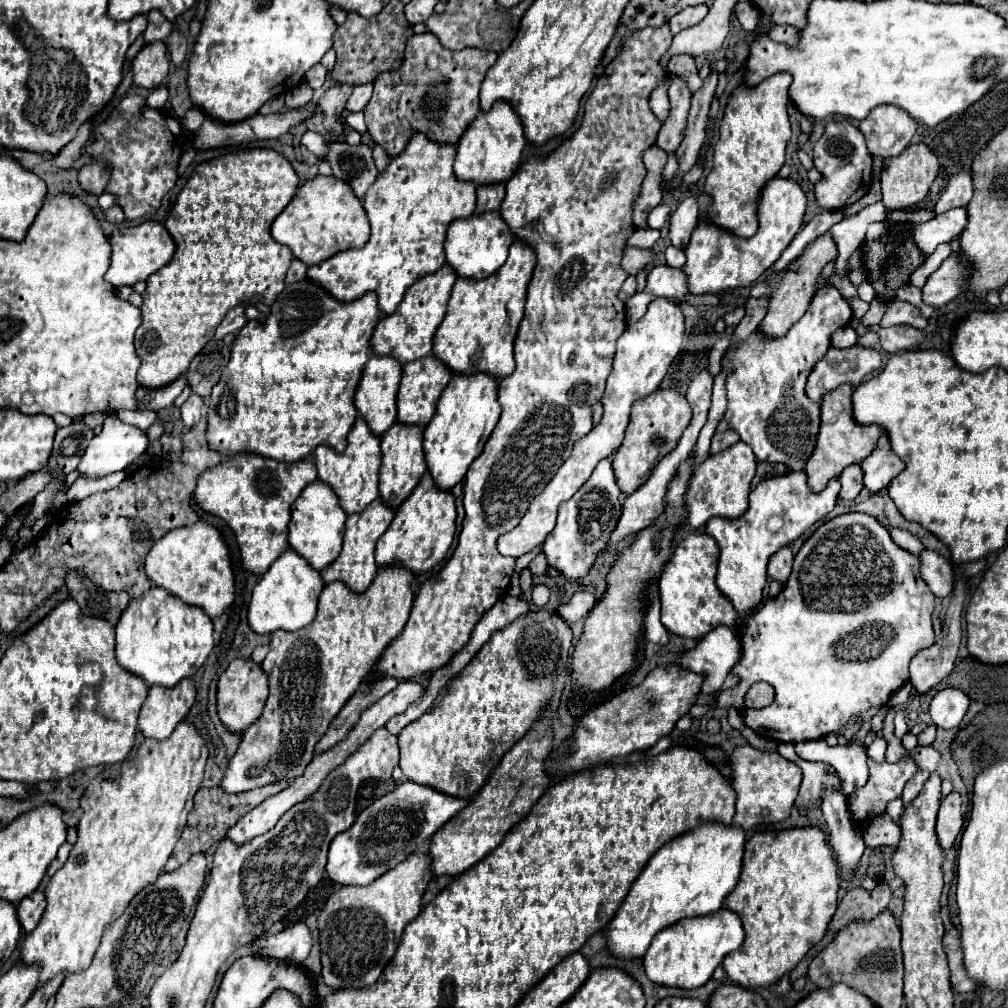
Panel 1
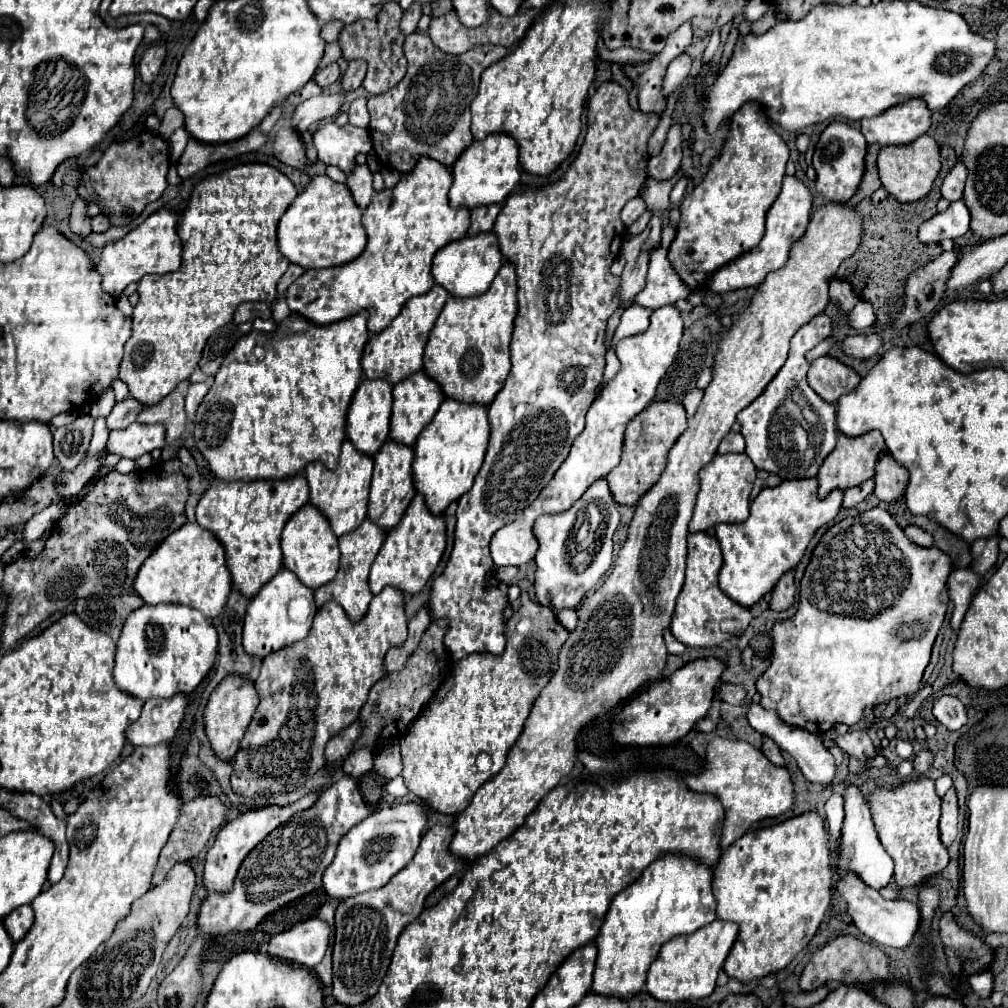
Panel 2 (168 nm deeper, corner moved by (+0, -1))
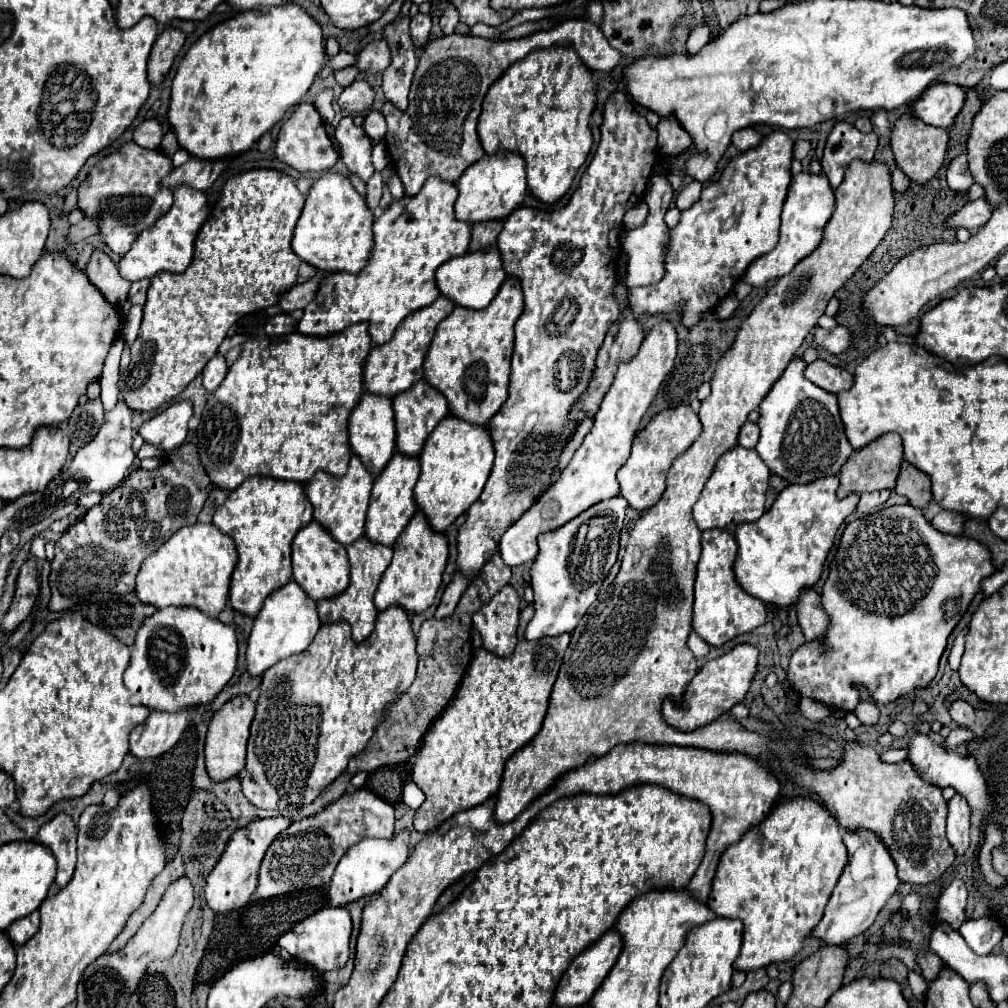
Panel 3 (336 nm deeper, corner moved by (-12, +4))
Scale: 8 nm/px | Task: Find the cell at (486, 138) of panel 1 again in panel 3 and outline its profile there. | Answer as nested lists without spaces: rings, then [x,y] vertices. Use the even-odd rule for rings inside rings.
[[[496,153],[484,155],[472,167],[468,167],[458,179],[458,201],[454,205],[456,219],[464,223],[484,223],[506,219],[514,209],[518,209],[526,197],[526,177],[524,177],[524,159],[516,153]]]

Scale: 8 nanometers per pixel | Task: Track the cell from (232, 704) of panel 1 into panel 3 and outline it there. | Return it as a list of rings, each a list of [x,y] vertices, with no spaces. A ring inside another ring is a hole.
[[[234,697],[230,699],[210,721],[208,725],[208,735],[206,735],[206,747],[204,747],[204,757],[206,757],[206,771],[212,781],[226,781],[232,777],[238,777],[238,773],[246,765],[246,741],[250,735],[250,723],[254,717],[256,705],[246,697]]]

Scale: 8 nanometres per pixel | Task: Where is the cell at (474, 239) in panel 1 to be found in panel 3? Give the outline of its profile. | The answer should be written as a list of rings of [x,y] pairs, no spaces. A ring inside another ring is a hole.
[[[484,249],[484,253],[468,253],[464,257],[454,257],[440,265],[436,271],[436,285],[440,289],[440,295],[454,301],[458,307],[480,311],[490,305],[490,301],[496,297],[500,285],[504,283],[506,273],[502,267],[500,253],[496,249]]]

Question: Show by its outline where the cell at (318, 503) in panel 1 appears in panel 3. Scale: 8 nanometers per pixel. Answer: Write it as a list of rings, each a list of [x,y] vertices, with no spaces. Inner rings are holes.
[[[316,521],[306,525],[298,531],[298,535],[292,541],[292,575],[294,581],[304,589],[304,593],[314,599],[332,599],[338,593],[342,593],[350,583],[350,563],[346,555],[346,547],[336,543],[330,533],[326,533],[324,527],[320,527]]]

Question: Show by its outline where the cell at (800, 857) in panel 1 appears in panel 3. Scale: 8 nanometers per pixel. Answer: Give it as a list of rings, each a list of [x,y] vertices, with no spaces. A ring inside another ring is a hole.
[[[778,797],[778,803],[772,807],[766,819],[748,829],[742,841],[728,845],[728,849],[724,849],[718,861],[708,907],[718,917],[740,919],[744,925],[742,949],[734,961],[734,969],[752,971],[770,963],[792,959],[800,951],[820,917],[824,915],[828,897],[832,895],[832,889],[846,861],[848,859],[838,821],[818,801],[810,797]]]

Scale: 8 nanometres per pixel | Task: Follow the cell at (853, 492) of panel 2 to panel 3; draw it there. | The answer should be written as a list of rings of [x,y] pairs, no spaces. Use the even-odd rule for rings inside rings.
[[[874,491],[874,493],[864,493],[864,495],[860,495],[860,503],[858,503],[858,509],[856,509],[858,515],[866,515],[866,513],[870,513],[872,509],[884,505],[884,503],[888,501],[888,497],[890,497],[888,491]]]

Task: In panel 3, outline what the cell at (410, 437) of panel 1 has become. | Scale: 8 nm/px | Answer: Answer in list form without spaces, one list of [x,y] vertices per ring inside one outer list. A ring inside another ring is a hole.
[[[394,453],[390,463],[376,477],[374,487],[372,487],[372,495],[370,495],[370,507],[368,507],[368,513],[366,513],[366,527],[364,527],[366,529],[364,535],[370,541],[374,541],[378,545],[392,547],[394,541],[398,539],[398,535],[402,533],[402,529],[406,527],[406,523],[414,517],[414,513],[416,513],[414,485],[418,481],[418,473],[420,473],[418,459]]]

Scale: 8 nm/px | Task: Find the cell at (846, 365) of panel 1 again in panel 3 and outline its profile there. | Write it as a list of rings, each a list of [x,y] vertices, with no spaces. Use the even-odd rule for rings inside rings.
[[[816,359],[804,369],[804,377],[810,379],[814,385],[822,387],[828,393],[840,393],[852,385],[852,375],[840,367],[834,367],[822,359]]]

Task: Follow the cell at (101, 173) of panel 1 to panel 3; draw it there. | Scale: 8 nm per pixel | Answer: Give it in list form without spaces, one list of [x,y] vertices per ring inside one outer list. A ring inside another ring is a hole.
[[[94,251],[84,273],[88,281],[92,281],[92,285],[96,285],[100,293],[104,293],[104,299],[110,305],[122,305],[126,301],[130,283],[122,279],[116,263],[106,251]]]

